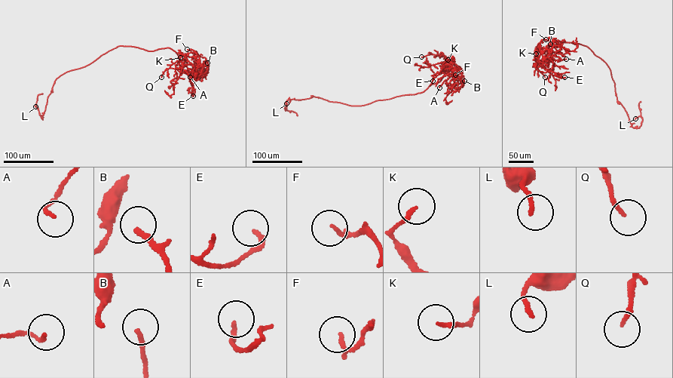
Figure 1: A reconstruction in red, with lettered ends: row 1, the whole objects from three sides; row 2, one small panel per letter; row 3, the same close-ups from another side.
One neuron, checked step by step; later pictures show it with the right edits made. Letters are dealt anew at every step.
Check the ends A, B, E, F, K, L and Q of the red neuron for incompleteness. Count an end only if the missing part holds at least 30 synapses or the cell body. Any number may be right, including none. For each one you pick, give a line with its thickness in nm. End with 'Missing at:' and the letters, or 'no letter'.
B: 200 nm
E: 160 nm
Q: 150 nm
Missing at: B, E, Q

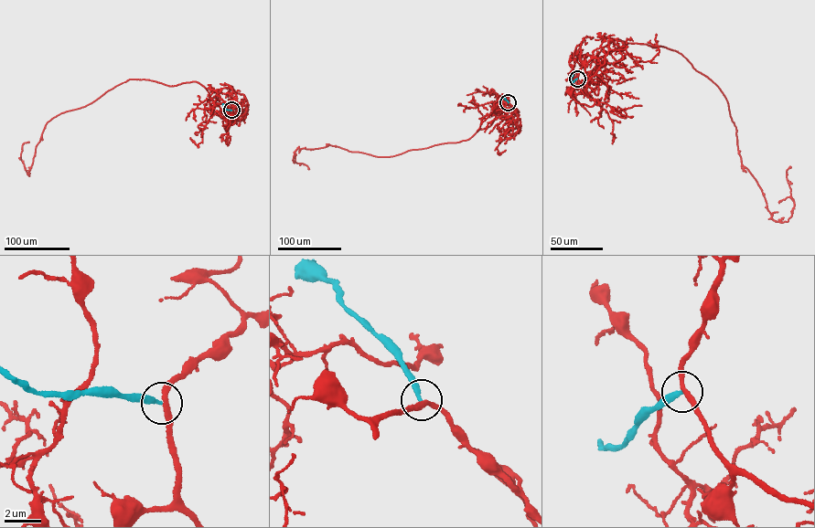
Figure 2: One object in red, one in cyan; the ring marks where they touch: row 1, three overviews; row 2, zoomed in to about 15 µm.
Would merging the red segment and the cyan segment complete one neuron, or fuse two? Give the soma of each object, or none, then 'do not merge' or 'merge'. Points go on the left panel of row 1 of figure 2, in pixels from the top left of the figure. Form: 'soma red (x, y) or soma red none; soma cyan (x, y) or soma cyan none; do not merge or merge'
soma red (230, 116); soma cyan none; do not merge

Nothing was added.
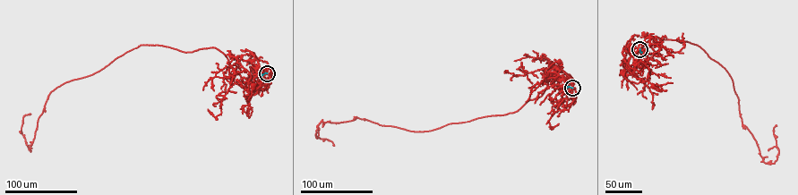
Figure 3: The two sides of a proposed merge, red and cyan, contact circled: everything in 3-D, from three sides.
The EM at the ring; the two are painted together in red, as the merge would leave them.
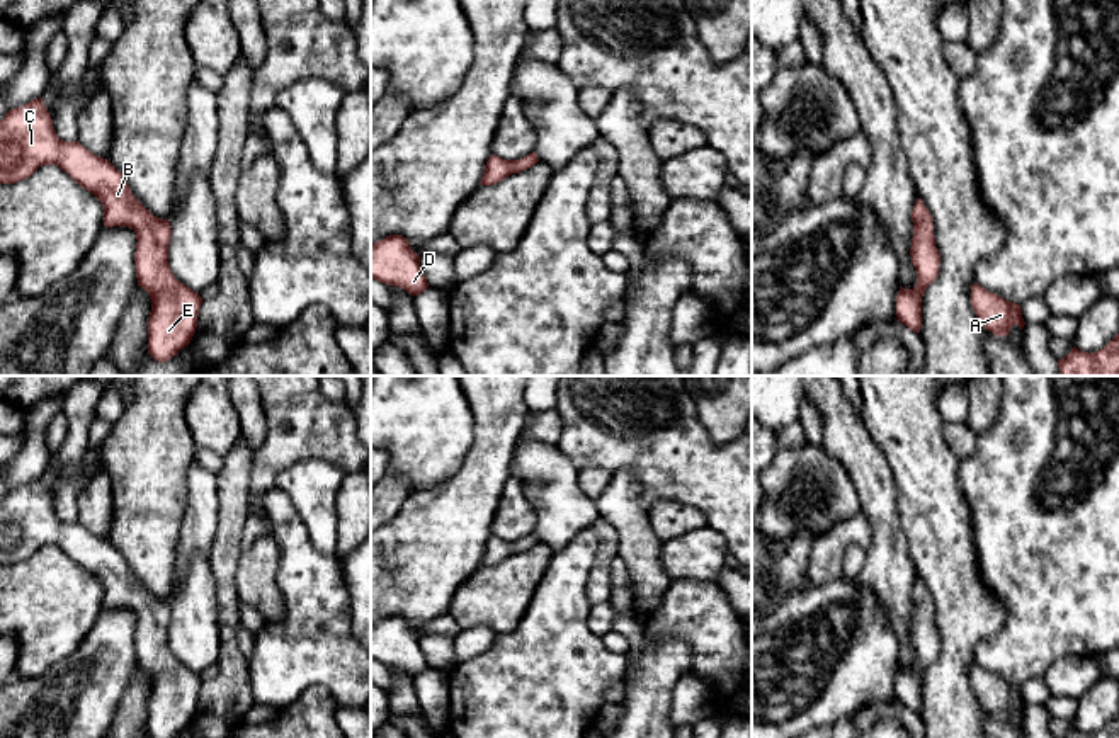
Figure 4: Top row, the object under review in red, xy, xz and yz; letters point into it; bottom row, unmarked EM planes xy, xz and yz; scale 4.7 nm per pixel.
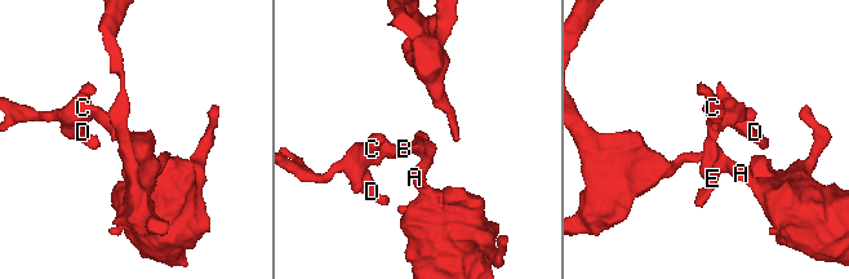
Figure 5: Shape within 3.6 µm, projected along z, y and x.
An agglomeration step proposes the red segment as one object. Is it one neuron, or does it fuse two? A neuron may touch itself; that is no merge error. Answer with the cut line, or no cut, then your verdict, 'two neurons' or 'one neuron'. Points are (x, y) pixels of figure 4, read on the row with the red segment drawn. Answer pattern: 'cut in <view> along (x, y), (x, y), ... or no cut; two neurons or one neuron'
no cut; one neuron

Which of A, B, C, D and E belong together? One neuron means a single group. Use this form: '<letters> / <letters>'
A B C D E

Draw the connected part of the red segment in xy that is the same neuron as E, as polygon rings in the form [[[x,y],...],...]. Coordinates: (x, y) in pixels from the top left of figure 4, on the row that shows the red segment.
[[[39,97],[0,121],[0,184],[20,182],[43,165],[60,167],[92,192],[104,206],[104,226],[128,226],[136,233],[136,279],[151,299],[148,352],[158,362],[170,360],[190,343],[202,304],[170,270],[170,221],[153,216],[107,158],[78,141],[60,139]]]

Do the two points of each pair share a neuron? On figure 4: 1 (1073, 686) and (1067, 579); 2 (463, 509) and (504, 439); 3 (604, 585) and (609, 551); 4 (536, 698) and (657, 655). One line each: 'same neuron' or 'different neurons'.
1: different neurons
2: same neuron
3: same neuron
4: different neurons

